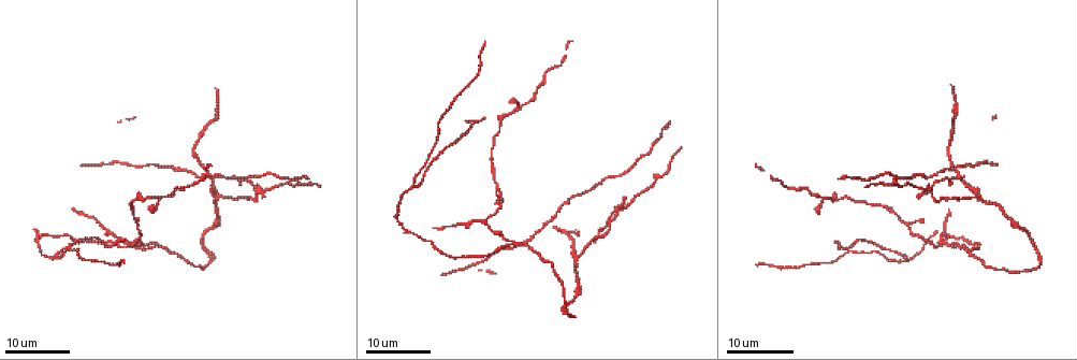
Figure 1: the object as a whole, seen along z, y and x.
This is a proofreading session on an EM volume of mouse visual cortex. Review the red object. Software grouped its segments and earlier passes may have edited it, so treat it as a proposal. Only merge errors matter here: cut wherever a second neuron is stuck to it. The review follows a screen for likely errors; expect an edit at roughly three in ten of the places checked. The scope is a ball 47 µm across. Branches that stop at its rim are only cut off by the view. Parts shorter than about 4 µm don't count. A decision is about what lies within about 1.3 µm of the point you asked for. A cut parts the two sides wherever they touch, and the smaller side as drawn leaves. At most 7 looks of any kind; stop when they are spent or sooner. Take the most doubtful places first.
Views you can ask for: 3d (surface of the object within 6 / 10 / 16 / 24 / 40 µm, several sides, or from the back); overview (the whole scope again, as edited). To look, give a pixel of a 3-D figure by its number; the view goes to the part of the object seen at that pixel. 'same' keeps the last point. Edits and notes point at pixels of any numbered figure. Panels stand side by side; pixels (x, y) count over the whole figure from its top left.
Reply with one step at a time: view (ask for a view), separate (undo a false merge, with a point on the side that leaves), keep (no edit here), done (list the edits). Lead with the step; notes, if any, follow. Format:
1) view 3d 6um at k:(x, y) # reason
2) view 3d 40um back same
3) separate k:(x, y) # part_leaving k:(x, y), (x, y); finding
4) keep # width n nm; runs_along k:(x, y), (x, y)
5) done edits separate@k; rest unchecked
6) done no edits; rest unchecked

view 3d 24um at 1:(217, 193) # branch point

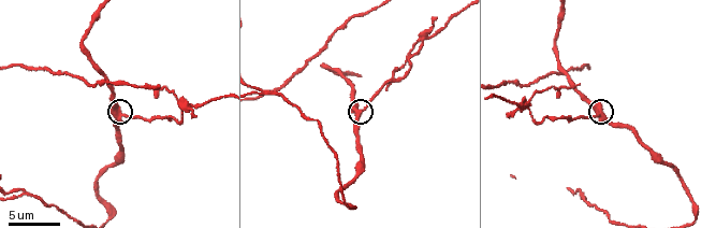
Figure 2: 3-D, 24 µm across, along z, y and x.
view 3d 10um at 2:(601, 112)

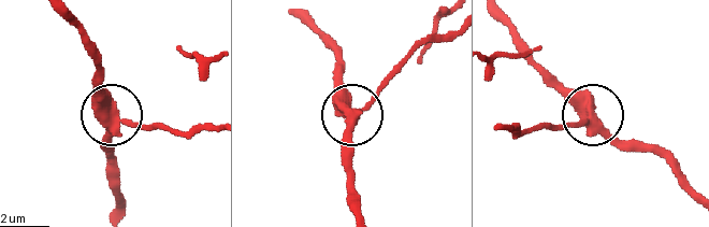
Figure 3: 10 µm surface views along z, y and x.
separate 3:(146, 129) # width 400 nm; part_leaving 3:(123, 118), (213, 130); a second neuron is stuck on

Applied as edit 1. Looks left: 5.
view overview

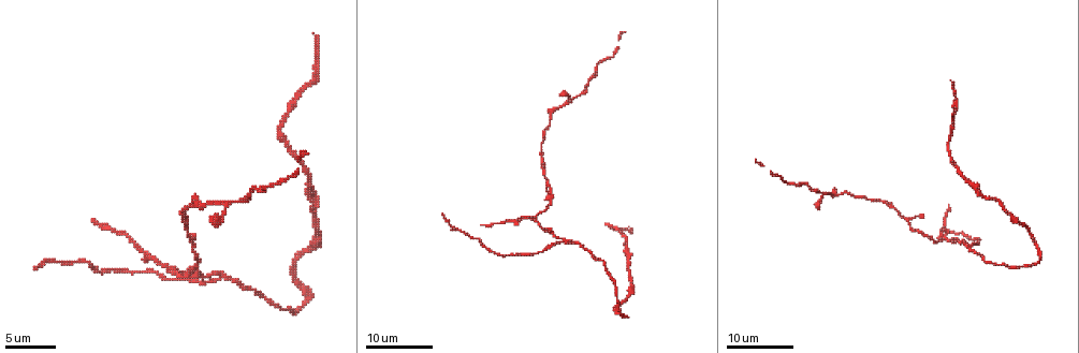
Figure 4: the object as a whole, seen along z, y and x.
view 3d 16um at 4:(220, 275) # three-way junction

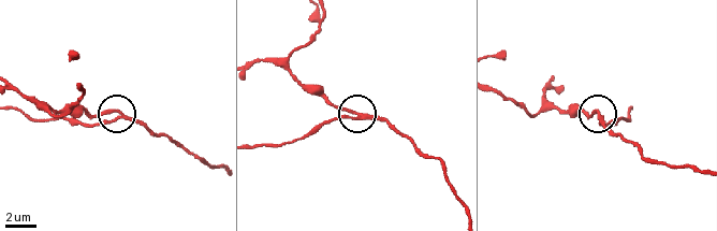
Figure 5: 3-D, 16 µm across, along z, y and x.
view 3d 6um at 5:(118, 115) # closer look

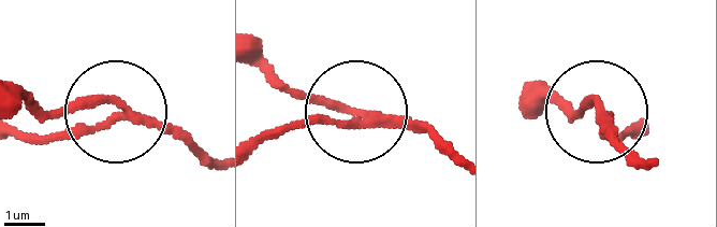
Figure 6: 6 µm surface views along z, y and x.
separate 6:(72, 128) # arms 3; part_leaving 6:(128, 115), (18, 136); two neurons meet here

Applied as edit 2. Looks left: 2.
done edits separate@3, separate@6; rest unchecked

